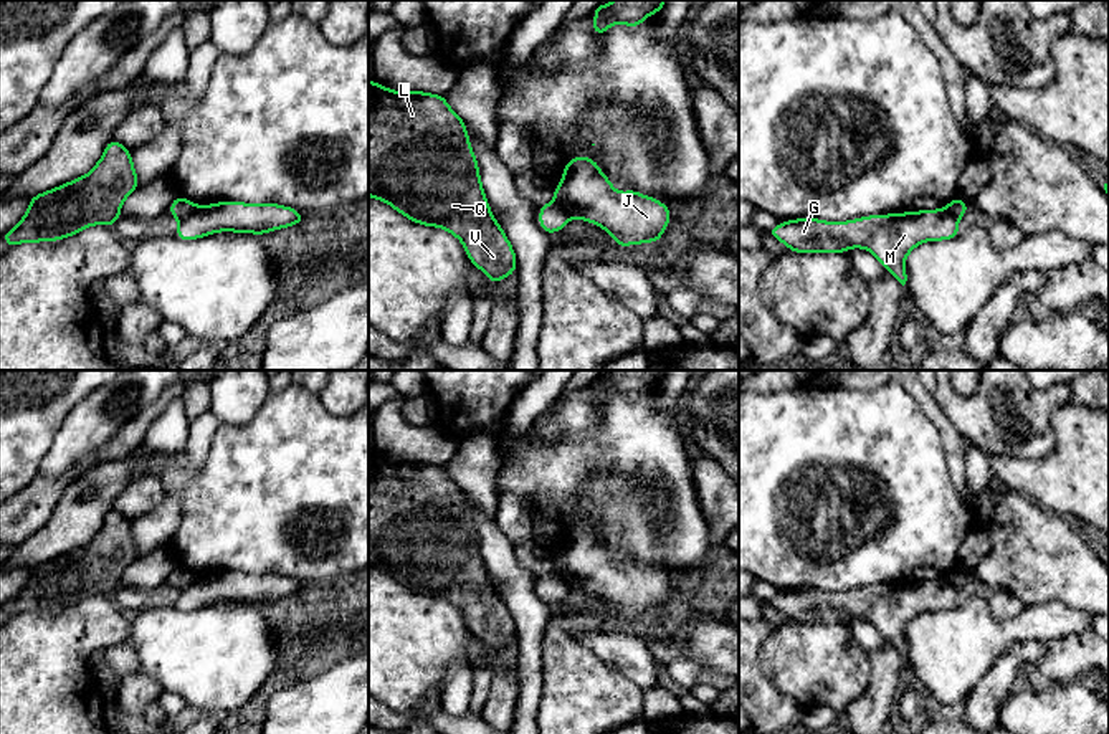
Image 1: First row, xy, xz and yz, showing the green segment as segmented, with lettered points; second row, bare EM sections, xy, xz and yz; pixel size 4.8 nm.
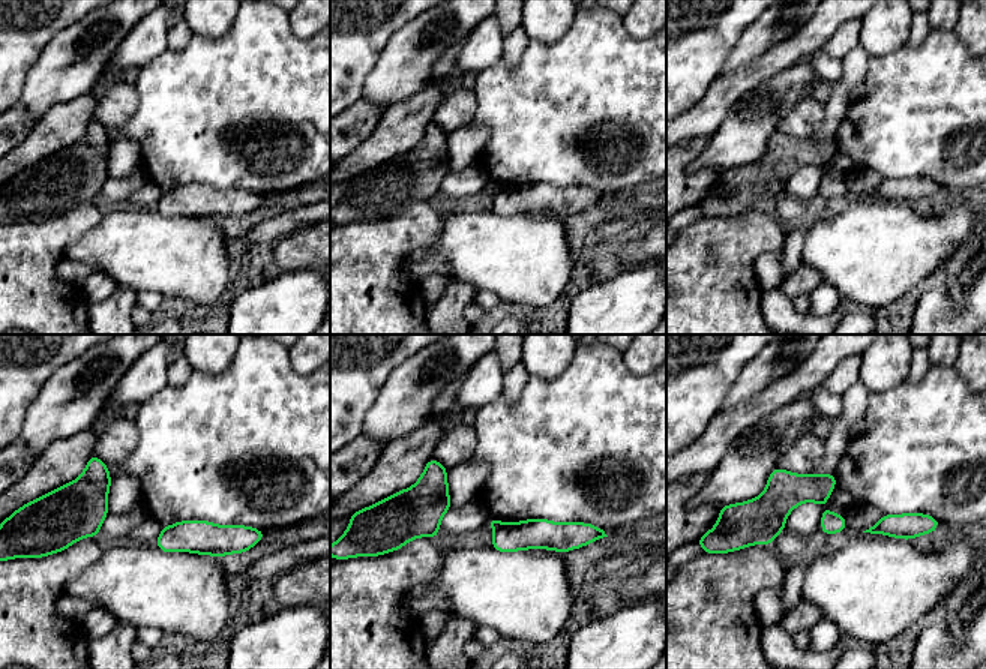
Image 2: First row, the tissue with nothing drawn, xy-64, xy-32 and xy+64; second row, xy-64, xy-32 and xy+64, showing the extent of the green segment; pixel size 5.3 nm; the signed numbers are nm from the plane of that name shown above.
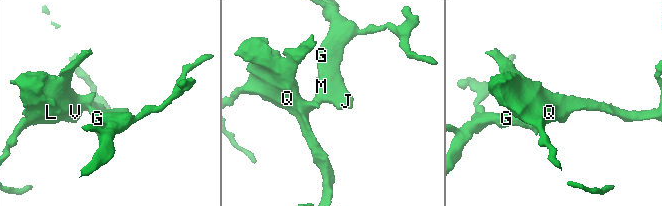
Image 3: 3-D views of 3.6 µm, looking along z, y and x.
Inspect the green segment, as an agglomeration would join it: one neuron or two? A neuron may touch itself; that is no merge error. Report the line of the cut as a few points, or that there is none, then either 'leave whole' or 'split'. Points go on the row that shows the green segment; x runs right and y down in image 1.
xy (197, 205), (179, 220) | split

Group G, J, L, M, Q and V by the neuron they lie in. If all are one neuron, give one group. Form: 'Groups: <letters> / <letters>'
Groups: G J M / L Q V

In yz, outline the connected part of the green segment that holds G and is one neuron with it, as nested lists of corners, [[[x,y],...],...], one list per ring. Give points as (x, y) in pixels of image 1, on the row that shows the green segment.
[[[947,207],[889,215],[869,215],[848,222],[797,218],[770,230],[795,253],[846,253],[850,248],[871,251],[878,261],[904,286],[906,256],[924,241],[959,236],[959,218]]]

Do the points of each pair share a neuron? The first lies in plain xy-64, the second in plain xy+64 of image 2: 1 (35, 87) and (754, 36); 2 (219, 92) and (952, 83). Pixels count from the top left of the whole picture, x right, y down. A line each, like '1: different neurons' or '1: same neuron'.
1: same neuron
2: same neuron

